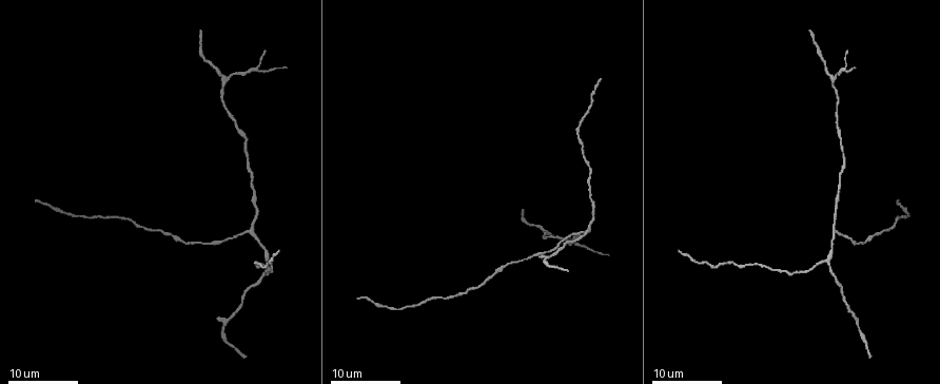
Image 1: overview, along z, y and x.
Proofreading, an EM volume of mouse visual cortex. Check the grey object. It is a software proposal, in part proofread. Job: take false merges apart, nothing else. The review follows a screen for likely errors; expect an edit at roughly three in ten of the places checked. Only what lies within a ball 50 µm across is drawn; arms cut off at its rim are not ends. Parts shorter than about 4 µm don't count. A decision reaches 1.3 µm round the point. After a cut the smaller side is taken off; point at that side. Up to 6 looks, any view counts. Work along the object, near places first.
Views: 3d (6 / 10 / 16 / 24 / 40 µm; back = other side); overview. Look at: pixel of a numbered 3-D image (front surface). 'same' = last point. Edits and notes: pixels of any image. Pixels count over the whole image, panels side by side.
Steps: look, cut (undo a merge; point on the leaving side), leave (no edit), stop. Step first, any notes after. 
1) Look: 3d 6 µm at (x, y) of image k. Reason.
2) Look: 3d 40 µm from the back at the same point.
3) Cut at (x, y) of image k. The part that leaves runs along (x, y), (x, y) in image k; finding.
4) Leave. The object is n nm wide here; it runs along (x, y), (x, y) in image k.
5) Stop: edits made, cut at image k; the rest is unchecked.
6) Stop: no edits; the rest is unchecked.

Look: 3d 16 µm at (253, 233) of image 1. Three arms meet.

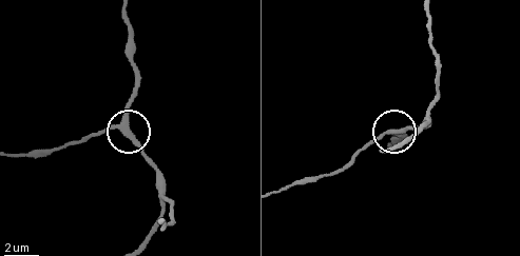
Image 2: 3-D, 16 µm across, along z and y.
Look: 3d 6 µm at (128, 132) of image 2.

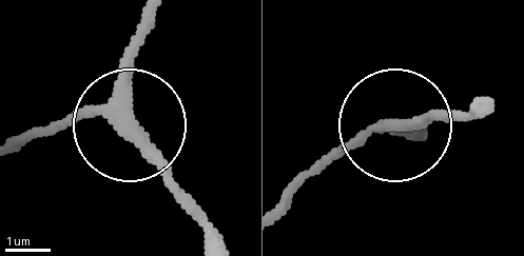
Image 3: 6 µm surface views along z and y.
Leave. 3 arms meet here; it runs along (324, 166), (377, 125), (487, 114) in image 3; continuous, no second cell.

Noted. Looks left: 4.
Look: 3d 24 µm at (826, 261) of image 1. Arms part here.

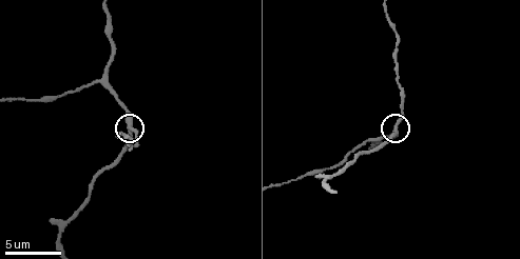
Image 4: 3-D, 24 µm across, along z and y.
Look: 3d 10 µm at (129, 127) of image 4.

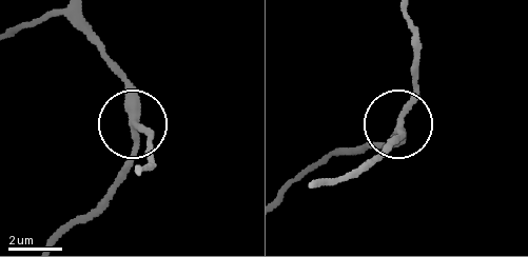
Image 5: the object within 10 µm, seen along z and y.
Look: 3d 6 µm at (132, 123) of image 5. Closer look.

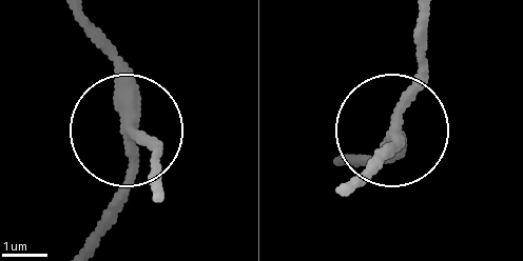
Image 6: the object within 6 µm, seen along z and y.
Leave. The object is 280 nm wide here; all the same cell.

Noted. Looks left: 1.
Stop: no edits; the rest is unchecked.

